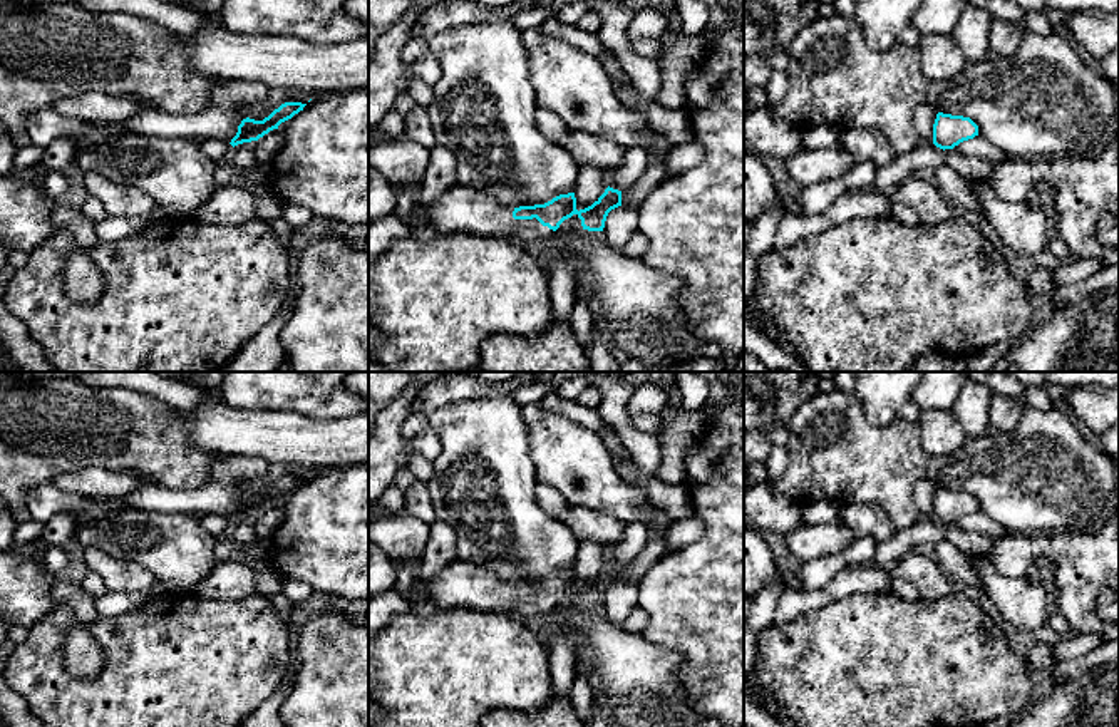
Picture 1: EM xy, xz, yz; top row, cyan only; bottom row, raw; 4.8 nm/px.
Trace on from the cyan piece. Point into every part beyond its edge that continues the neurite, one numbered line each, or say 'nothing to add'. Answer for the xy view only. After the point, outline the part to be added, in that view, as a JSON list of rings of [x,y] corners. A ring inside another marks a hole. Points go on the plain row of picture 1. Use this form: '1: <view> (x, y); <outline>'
nothing to add

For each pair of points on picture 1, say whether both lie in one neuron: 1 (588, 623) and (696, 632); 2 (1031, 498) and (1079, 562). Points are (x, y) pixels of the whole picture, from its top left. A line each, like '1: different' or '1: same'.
1: different
2: different

